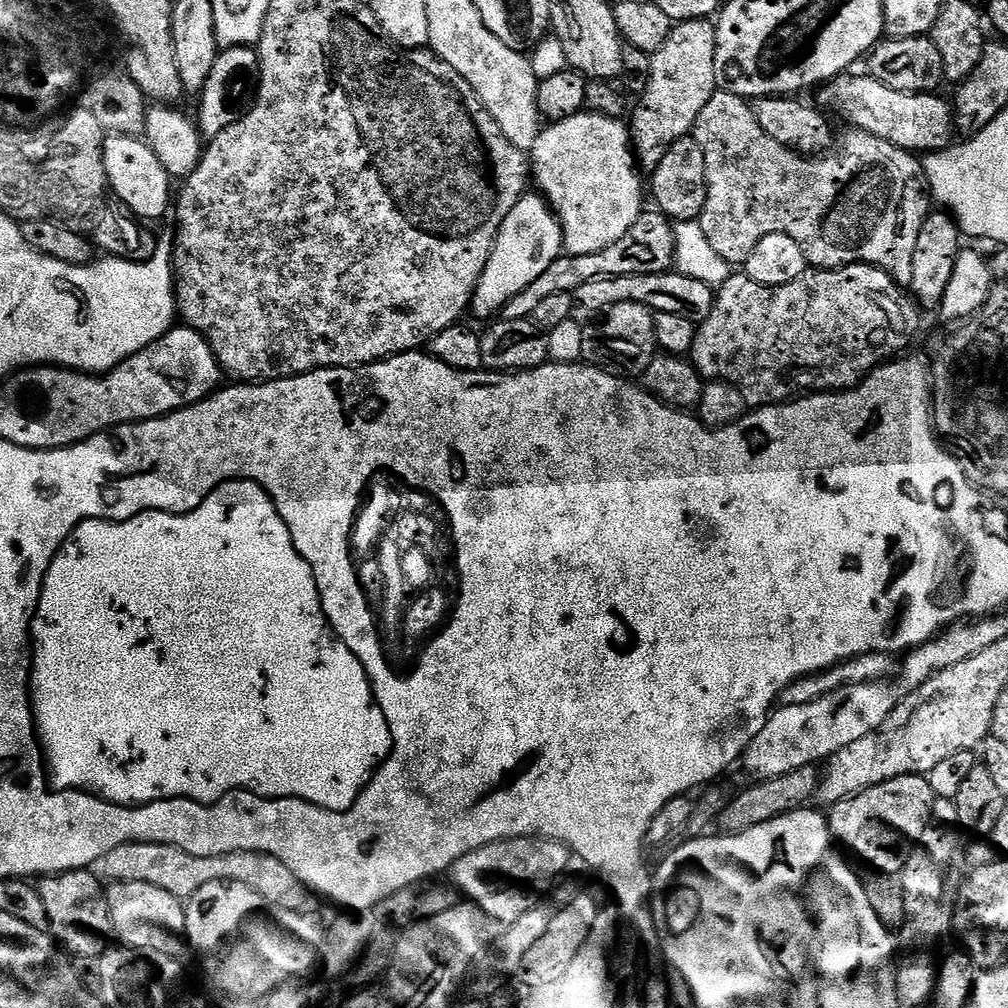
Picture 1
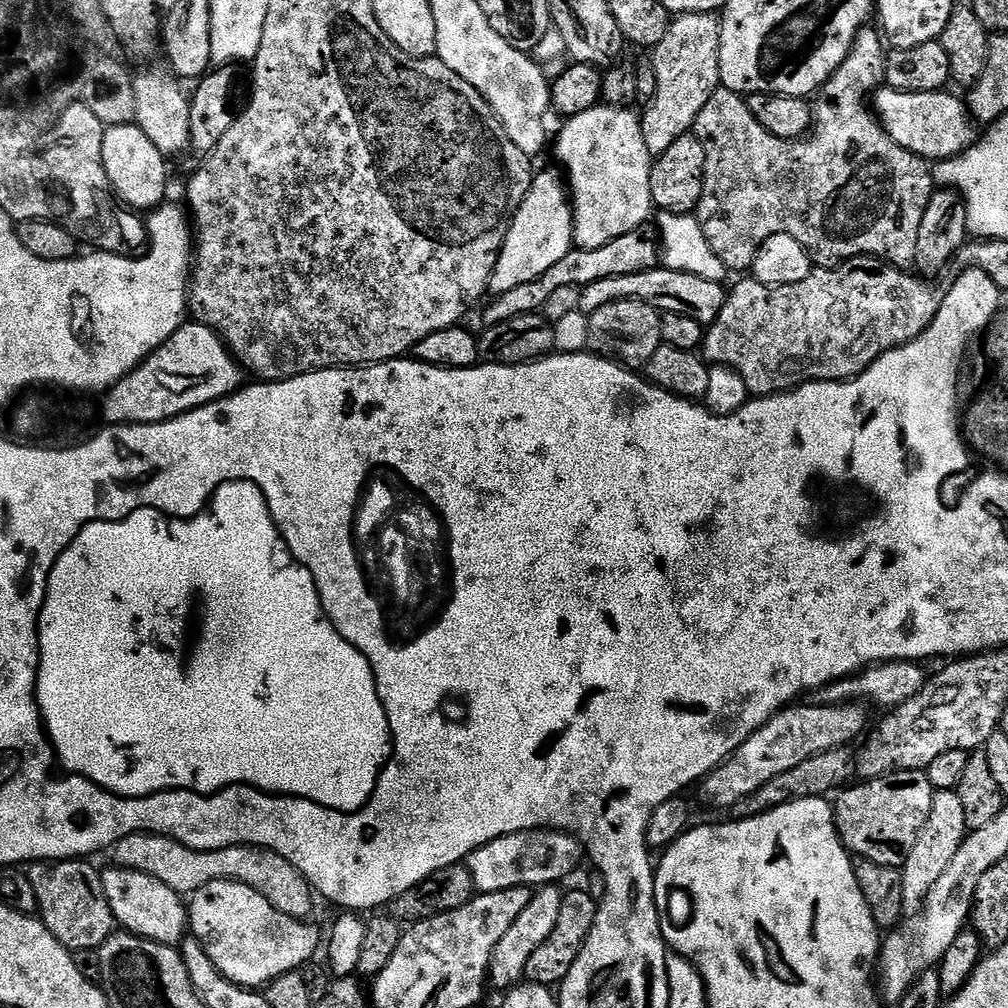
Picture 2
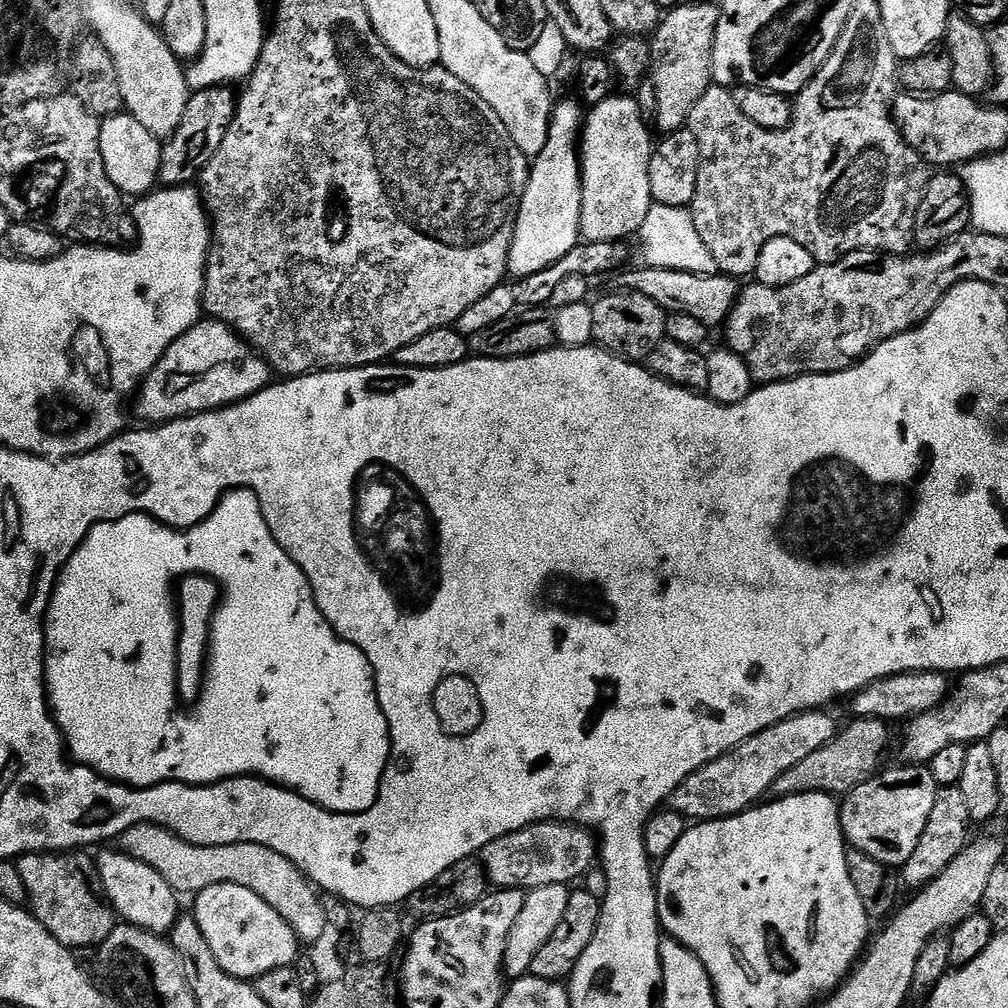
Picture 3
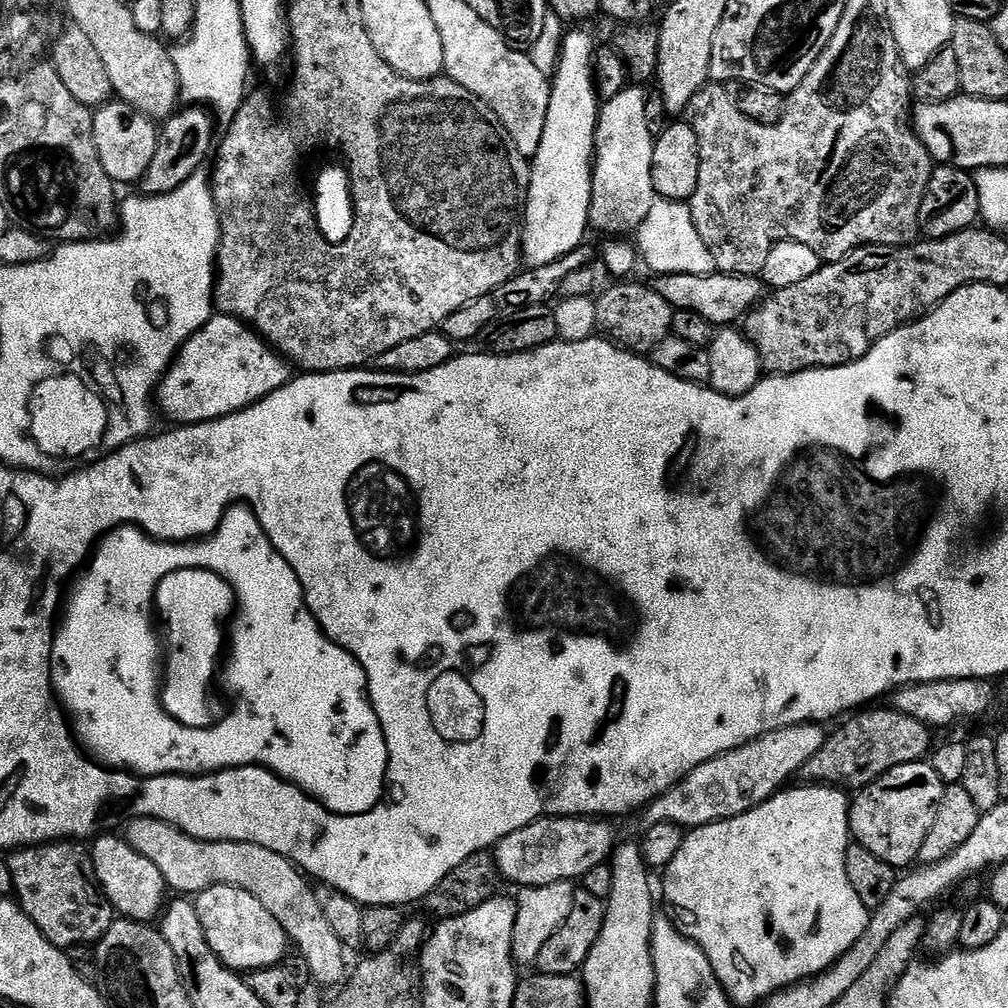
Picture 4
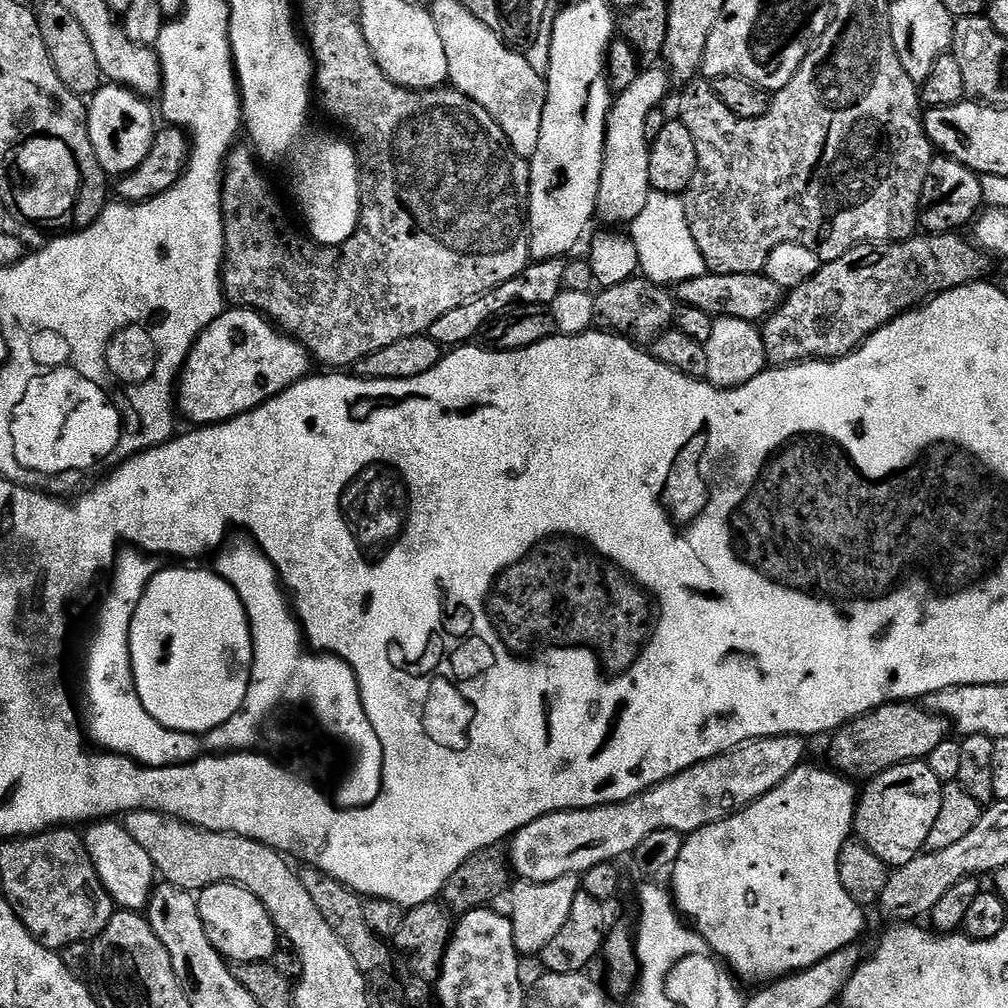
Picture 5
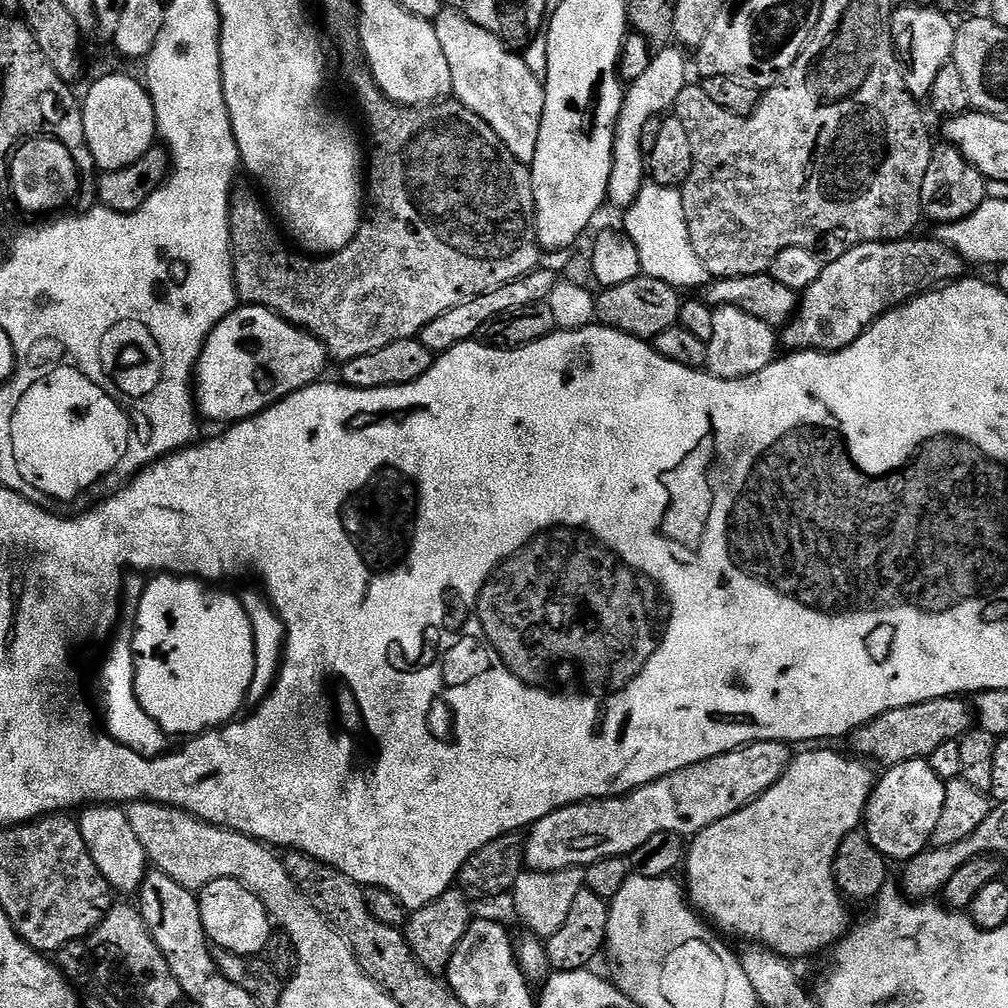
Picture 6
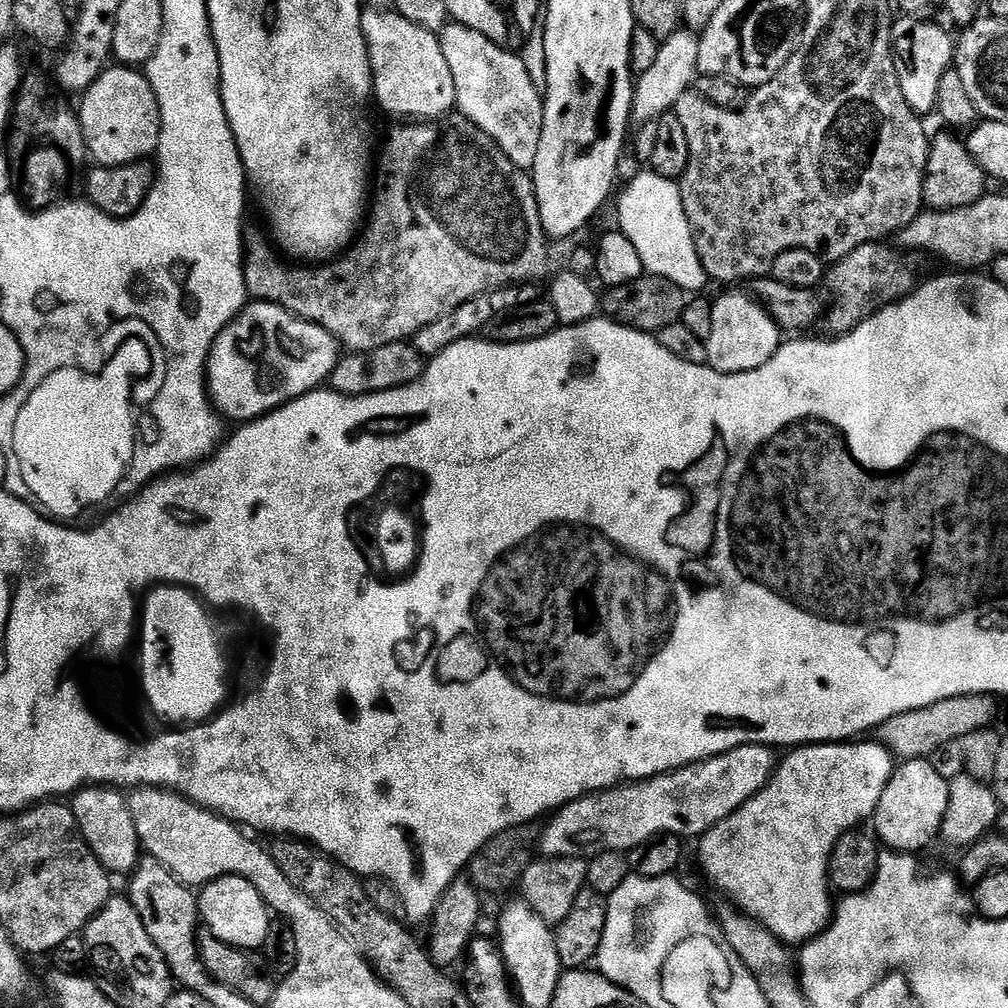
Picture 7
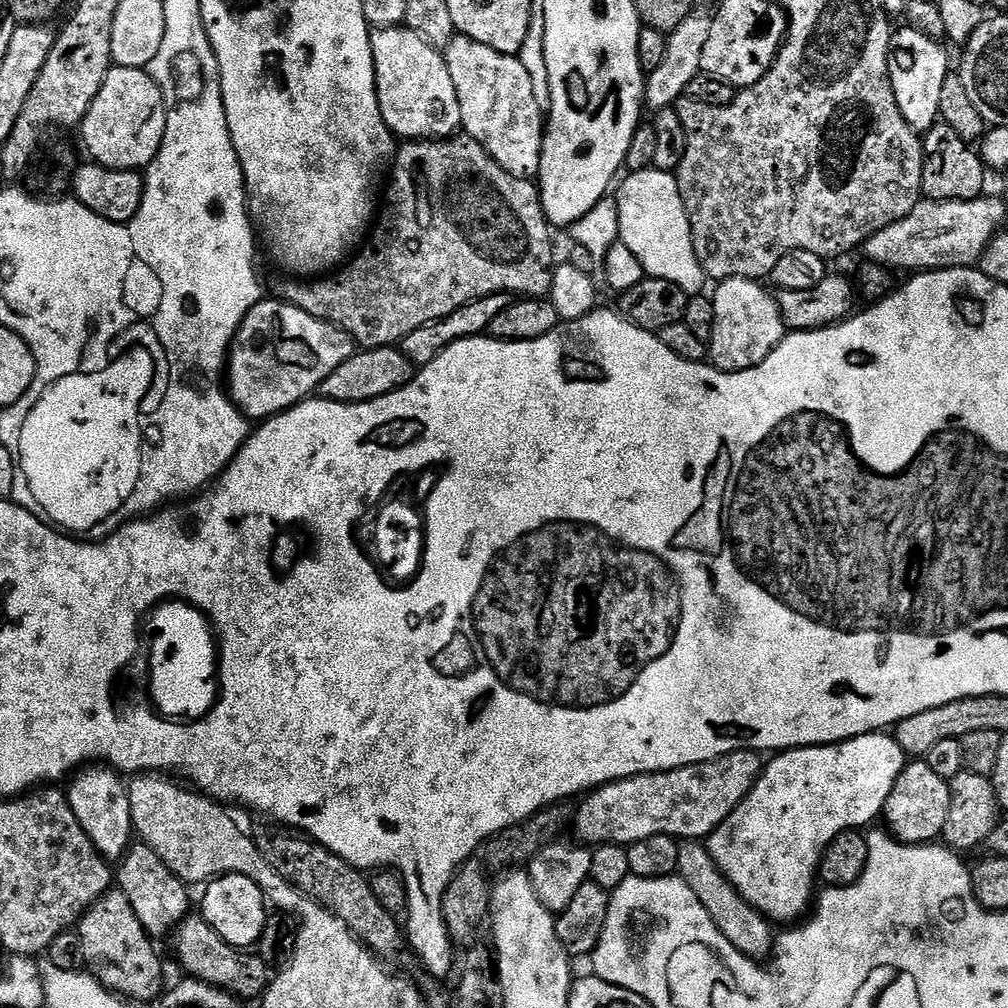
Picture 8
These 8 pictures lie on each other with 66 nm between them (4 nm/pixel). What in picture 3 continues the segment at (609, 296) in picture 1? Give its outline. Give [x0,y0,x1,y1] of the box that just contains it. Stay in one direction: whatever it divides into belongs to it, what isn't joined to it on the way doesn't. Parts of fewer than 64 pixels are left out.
[619,266,742,326]

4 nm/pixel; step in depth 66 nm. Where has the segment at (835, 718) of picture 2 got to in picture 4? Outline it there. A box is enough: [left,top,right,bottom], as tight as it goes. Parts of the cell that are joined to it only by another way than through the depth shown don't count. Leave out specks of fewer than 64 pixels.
[647,723,826,830]

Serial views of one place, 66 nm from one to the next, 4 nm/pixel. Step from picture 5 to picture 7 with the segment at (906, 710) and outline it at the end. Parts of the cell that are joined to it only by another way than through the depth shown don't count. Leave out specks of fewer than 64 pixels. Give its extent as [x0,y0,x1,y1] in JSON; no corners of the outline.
[878,692,1000,760]

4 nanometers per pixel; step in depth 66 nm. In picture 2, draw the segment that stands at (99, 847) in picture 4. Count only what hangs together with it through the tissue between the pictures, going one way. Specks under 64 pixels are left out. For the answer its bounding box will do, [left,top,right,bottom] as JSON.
[100,867,189,946]

